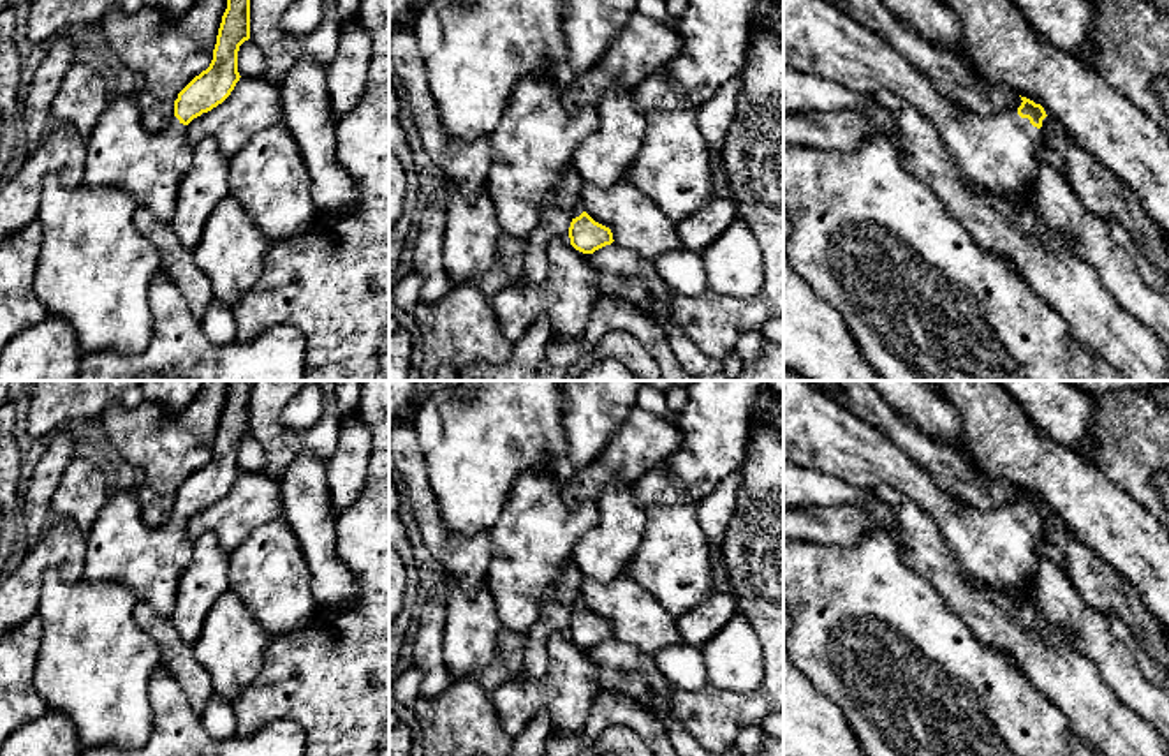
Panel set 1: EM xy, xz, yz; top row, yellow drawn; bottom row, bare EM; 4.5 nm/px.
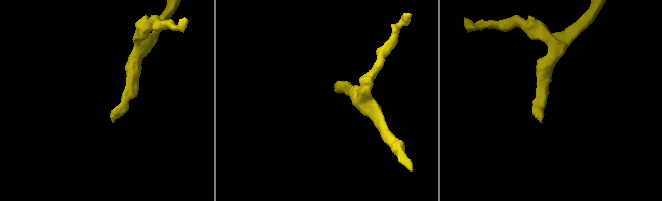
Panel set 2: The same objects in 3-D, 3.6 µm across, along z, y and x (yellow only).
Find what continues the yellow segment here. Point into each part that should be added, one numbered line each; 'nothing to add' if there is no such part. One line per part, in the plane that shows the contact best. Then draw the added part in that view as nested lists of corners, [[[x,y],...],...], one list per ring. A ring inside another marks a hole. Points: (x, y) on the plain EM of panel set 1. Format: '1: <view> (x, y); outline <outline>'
1: yz (1000, 547); outline [[[783,381],[783,462],[838,478],[868,493],[879,485],[891,486],[938,525],[968,574],[1018,599],[1026,597],[1042,557],[1039,553],[1042,525],[1028,513],[1021,513],[1018,502],[988,511],[967,506],[884,432],[822,393],[813,381]]]

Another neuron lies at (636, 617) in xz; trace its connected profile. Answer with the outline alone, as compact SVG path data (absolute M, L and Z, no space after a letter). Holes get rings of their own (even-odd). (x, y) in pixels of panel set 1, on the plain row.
M630 576L609 583L584 580L579 589L584 606L613 627L613 638L655 656L664 647L680 645L676 619Z

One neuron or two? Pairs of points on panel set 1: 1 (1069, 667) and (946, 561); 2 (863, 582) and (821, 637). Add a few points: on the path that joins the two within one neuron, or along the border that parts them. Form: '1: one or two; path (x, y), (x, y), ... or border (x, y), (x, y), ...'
1: one; path (1034, 659), (963, 596)
2: one; path (856, 596), (830, 622)

